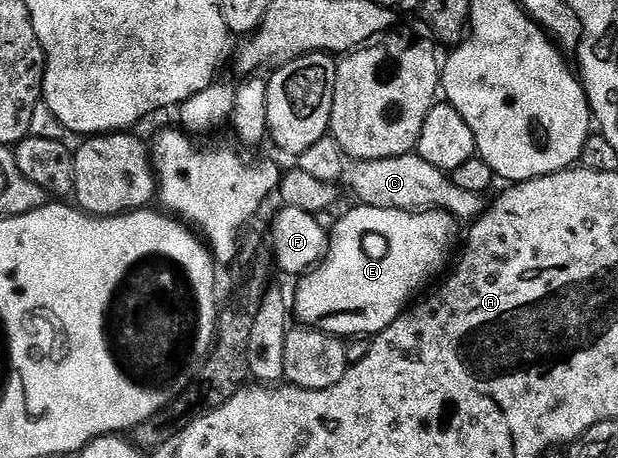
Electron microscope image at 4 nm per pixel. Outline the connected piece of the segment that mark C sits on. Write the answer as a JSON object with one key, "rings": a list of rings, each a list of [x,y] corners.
{"rings":[[[415,152],[391,156],[387,160],[354,161],[347,174],[348,182],[350,192],[362,206],[392,210],[442,210],[465,224],[480,218],[487,205],[482,195],[457,187],[446,171],[427,164],[427,160]]]}

